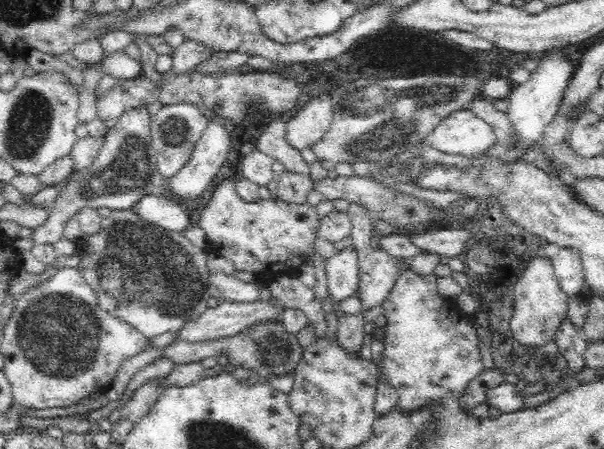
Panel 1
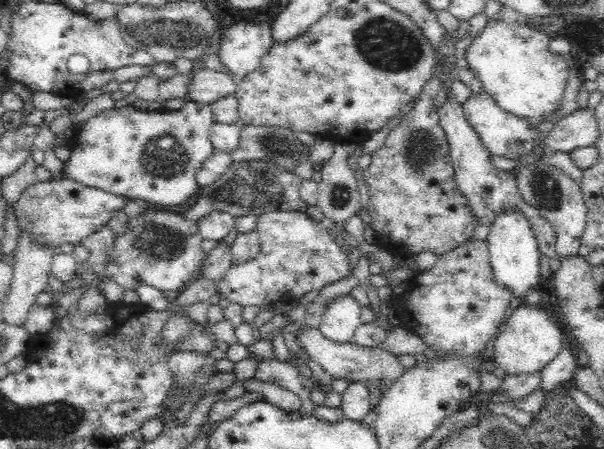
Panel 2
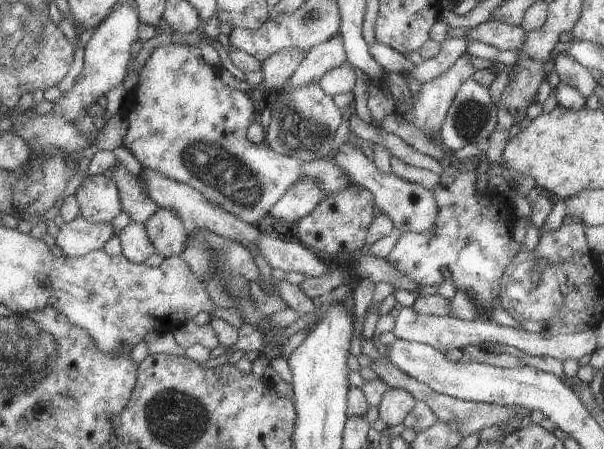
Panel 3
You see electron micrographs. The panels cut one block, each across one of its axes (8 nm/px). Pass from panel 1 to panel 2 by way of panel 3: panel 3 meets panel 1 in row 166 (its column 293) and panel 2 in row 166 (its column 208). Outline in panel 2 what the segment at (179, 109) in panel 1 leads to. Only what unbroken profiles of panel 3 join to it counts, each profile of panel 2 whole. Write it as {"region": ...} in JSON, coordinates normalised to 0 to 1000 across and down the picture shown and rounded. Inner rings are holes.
{"region":[[[306,225],[305,236],[288,249],[245,247],[215,232],[195,236],[194,243],[171,243],[156,263],[141,269],[123,330],[118,330],[116,356],[109,359],[103,396],[238,452],[295,459],[318,441],[331,419],[325,381],[353,345],[348,303],[358,274],[349,234],[321,225]]]}

